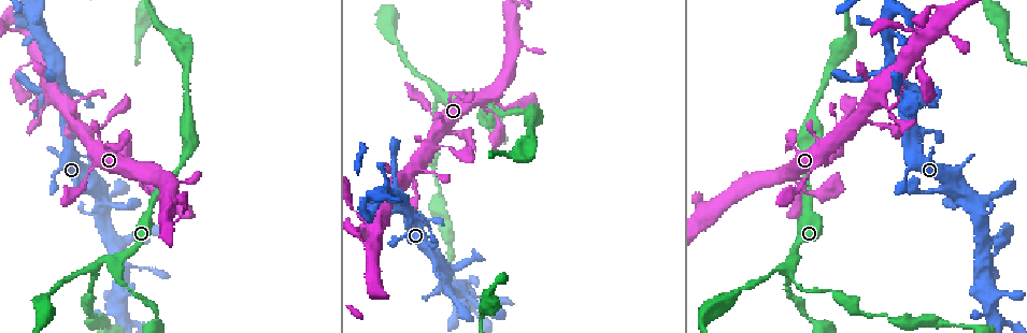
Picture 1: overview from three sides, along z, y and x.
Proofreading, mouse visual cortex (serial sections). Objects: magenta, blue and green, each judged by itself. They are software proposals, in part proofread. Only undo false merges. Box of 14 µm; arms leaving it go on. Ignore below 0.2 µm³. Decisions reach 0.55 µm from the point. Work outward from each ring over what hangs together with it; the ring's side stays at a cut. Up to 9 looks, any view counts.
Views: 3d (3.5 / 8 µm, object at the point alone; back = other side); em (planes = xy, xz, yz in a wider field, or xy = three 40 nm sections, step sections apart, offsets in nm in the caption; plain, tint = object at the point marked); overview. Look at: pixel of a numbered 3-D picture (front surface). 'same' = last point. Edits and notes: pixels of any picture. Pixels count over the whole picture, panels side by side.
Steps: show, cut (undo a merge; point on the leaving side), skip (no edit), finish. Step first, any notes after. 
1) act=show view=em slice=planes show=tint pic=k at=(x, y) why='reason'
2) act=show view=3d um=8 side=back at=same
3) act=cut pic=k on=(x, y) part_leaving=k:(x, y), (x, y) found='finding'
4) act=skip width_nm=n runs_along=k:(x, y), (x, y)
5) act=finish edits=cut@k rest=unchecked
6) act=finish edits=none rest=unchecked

act=show view=3d um=8 pic=1 at=(483, 103) why='looks like a crossing'

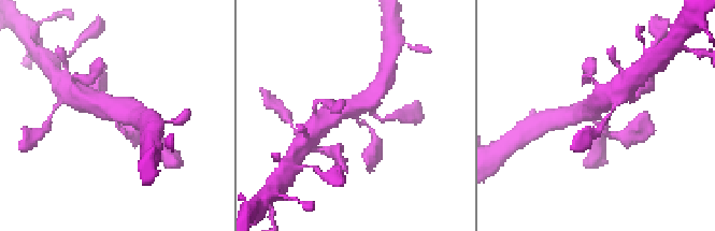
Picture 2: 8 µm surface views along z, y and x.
act=show view=3d um=3.5 pic=2 at=(355, 116) why='zoom in'

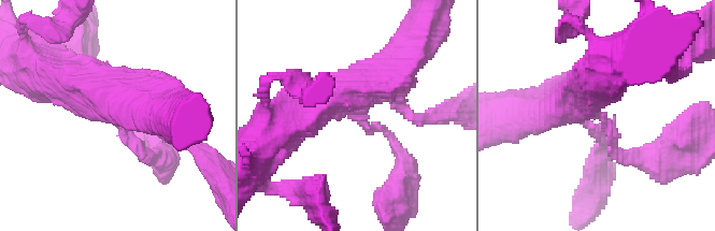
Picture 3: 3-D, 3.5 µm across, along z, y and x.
act=show view=em slice=xy step=5 show=tint pic=3 at=(358, 108) arms=4 arm_widths_nm=150,150,500,600

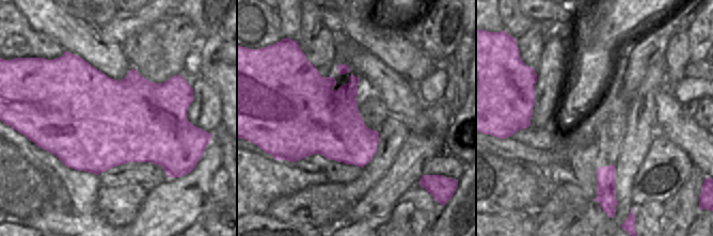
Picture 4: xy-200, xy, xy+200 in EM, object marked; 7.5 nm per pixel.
act=skip width_nm=550 runs_along=3:(297, 117), (380, 78), (410, 45) found='all the same cell'

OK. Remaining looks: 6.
act=show view=3d um=3.5 pic=1 at=(833, 60) why='calibre changes'

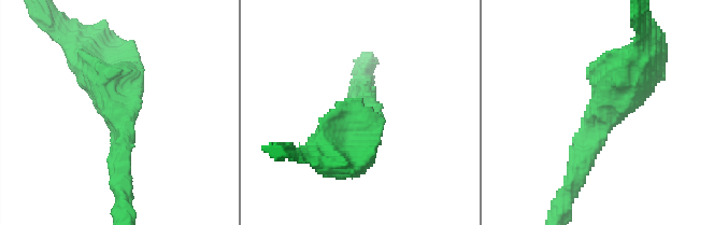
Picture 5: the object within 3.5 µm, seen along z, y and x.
act=show view=em slice=xy step=2 show=tint pic=5 at=(604, 113) arm_widths_nm=250,600

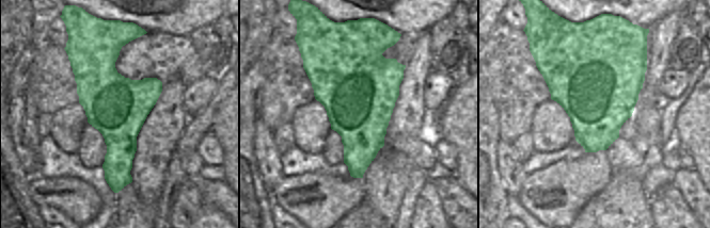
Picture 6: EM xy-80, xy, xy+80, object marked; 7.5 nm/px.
act=show view=em slice=xy step=3 show=tint at=same

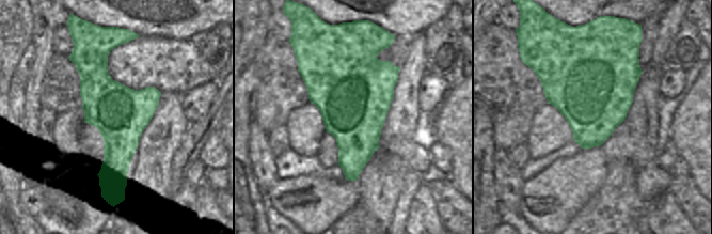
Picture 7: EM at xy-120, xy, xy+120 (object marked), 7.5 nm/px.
act=skip runs_along=5:(573, 181), (576, 160), (640, 61) found='continuous, no second cell'

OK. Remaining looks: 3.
act=show view=3d um=3.5 side=back pic=1 at=(97, 263) why='sudden change in width'

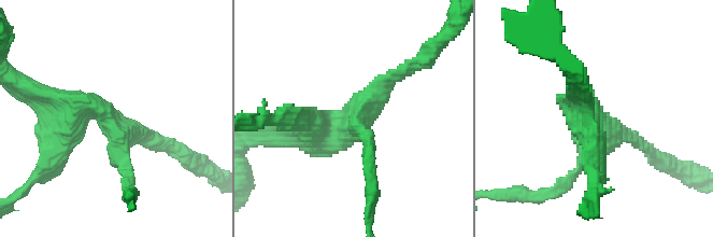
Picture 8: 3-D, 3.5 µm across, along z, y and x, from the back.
act=show view=em slice=xy step=1 show=tint pic=8 at=(109, 124) arms=3 arm_widths_nm=200,250,300

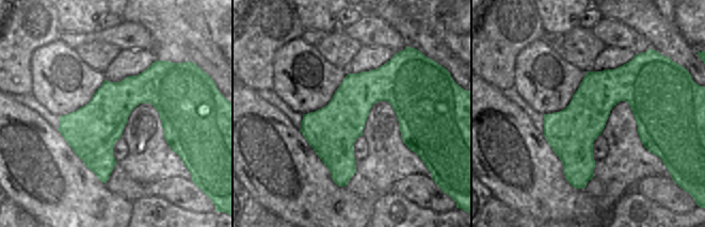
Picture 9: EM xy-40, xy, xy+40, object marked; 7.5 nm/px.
act=show view=em slice=xy step=2 show=tint at=same

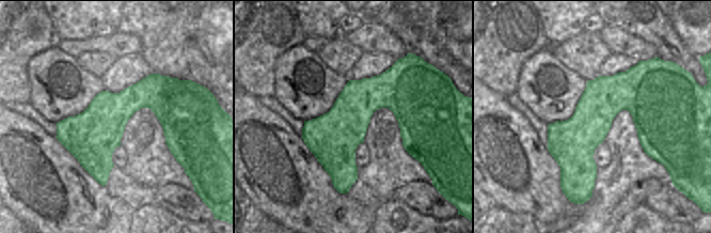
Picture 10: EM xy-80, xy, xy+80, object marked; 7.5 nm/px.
act=skip runs_along=10:(662, 110), (616, 104), (563, 183) found='one cell here'

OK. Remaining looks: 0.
act=finish edits=none rest=unchecked

